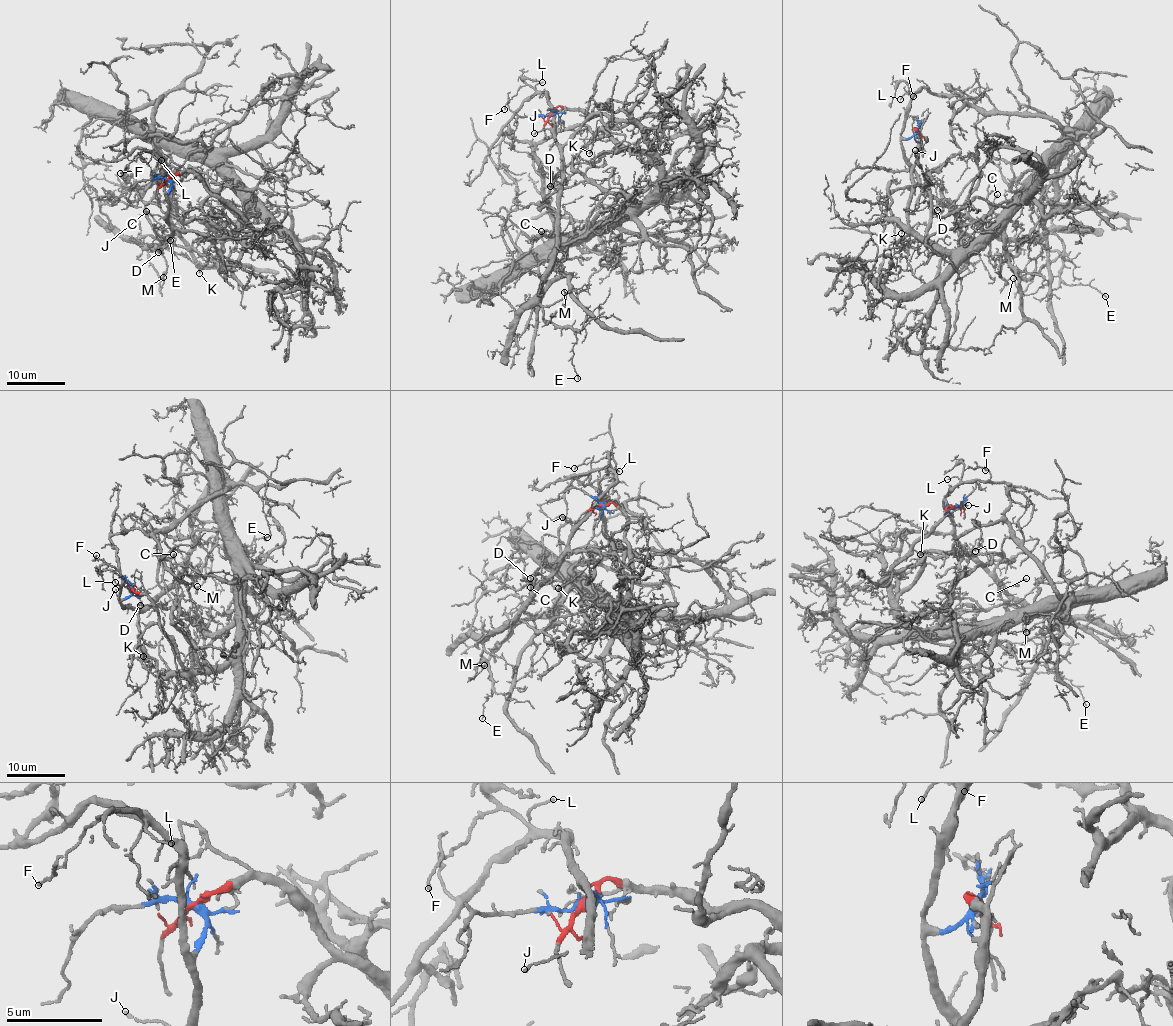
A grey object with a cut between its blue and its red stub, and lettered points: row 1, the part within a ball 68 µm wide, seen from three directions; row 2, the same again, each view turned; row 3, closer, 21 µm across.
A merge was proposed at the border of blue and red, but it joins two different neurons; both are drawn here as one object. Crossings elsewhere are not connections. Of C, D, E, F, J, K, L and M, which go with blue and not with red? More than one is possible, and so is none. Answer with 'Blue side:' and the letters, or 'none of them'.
Blue side: C, D, E, F, J, K, L, M

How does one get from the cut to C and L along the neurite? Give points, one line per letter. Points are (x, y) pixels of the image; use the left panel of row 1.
C: (168, 179), (171, 187), (167, 198), (169, 237), (163, 240), (162, 229), (146, 210)
L: (168, 179), (171, 187), (167, 194), (165, 193), (164, 165), (155, 155), (153, 157), (160, 161)

